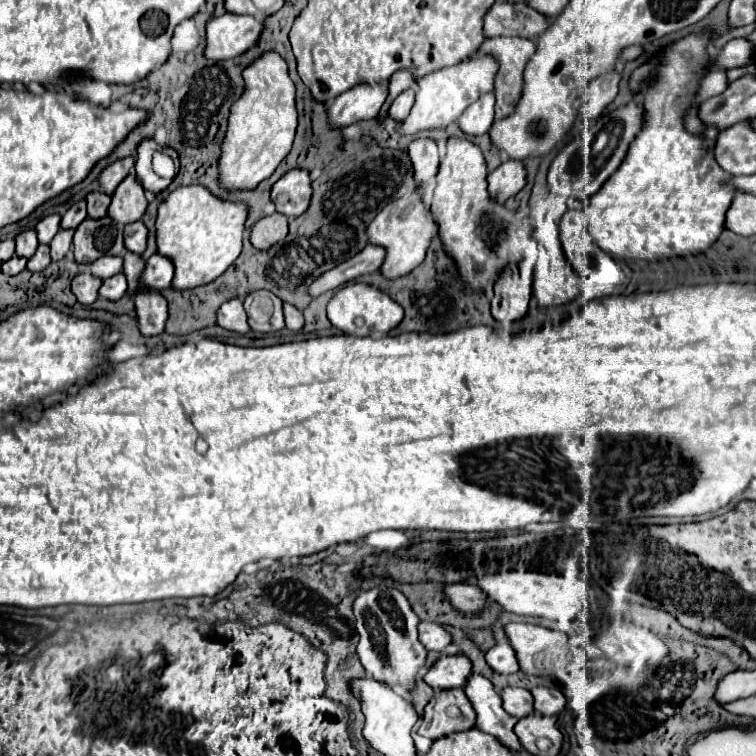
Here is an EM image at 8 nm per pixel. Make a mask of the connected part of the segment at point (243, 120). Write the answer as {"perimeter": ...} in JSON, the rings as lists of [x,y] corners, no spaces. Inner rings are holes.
{"perimeter":[[[264,53],[244,69],[246,93],[232,105],[228,131],[222,143],[220,181],[226,189],[254,189],[270,177],[288,155],[296,133],[296,89],[288,77],[288,67],[278,53]]]}

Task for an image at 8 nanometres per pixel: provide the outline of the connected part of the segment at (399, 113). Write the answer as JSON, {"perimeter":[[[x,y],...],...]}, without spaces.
{"perimeter":[[[408,89],[408,91],[402,91],[390,105],[390,115],[396,119],[396,121],[404,121],[404,117],[408,117],[410,109],[412,109],[412,101],[416,99],[414,97],[416,91],[414,89]]]}

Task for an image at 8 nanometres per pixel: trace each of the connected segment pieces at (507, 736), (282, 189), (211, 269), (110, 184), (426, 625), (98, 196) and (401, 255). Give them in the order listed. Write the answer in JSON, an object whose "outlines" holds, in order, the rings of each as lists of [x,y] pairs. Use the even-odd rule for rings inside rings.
{"outlines":[[[[472,675],[464,691],[476,711],[476,727],[496,737],[512,753],[520,753],[522,745],[514,733],[514,725],[518,719],[502,709],[502,697],[494,691],[492,683],[486,677]]],[[[306,169],[288,171],[272,187],[272,201],[278,213],[286,215],[288,219],[300,217],[308,209],[310,197],[312,197],[312,187]]],[[[188,185],[174,189],[158,207],[156,241],[158,253],[174,261],[176,275],[172,287],[190,289],[220,277],[242,251],[242,233],[250,207],[242,201],[216,197],[208,187]]],[[[126,157],[126,159],[120,159],[116,163],[112,163],[110,167],[106,167],[100,175],[100,181],[106,189],[108,195],[112,195],[116,191],[116,185],[120,185],[120,181],[124,181],[124,177],[128,177],[134,169],[134,157]]],[[[422,621],[418,625],[420,629],[420,641],[428,651],[436,651],[436,653],[444,653],[444,649],[452,643],[452,635],[438,623],[430,623],[430,621]]],[[[94,191],[94,193],[88,193],[86,203],[88,203],[88,217],[90,219],[100,219],[100,217],[106,217],[106,211],[108,211],[108,205],[110,205],[110,197],[106,193]]],[[[420,189],[388,203],[368,225],[368,241],[386,247],[386,261],[380,267],[380,271],[388,279],[414,271],[424,261],[426,251],[434,237],[436,237],[436,219],[432,217],[432,209],[428,209]]]]}

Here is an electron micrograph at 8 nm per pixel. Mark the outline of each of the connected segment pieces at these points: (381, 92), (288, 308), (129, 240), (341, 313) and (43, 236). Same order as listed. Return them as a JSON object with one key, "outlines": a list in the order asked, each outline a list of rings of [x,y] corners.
{"outlines":[[[[388,83],[380,85],[354,85],[336,97],[336,101],[328,107],[330,125],[344,127],[362,119],[372,119],[382,109],[388,97]]],[[[284,303],[284,321],[286,321],[286,327],[288,327],[288,329],[292,329],[292,331],[300,331],[302,325],[304,325],[302,311],[296,309],[294,305]]],[[[136,221],[136,223],[130,223],[124,227],[124,243],[126,243],[128,251],[144,253],[146,241],[148,241],[148,229],[142,221]]],[[[350,283],[346,287],[342,287],[328,303],[328,319],[334,327],[342,329],[346,335],[358,335],[358,337],[366,337],[372,331],[378,333],[388,333],[390,329],[394,329],[402,317],[404,311],[400,309],[400,305],[396,305],[396,301],[392,301],[392,297],[388,297],[386,293],[382,293],[378,287],[368,285],[368,283]]],[[[50,215],[44,217],[38,225],[36,225],[36,233],[38,233],[38,241],[48,245],[52,241],[52,237],[60,231],[60,215]]]]}

